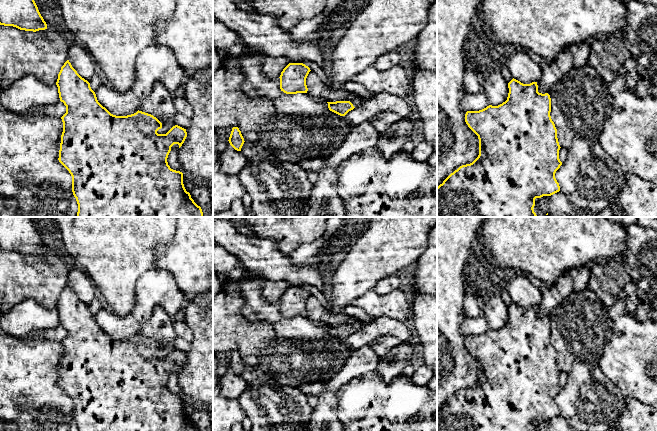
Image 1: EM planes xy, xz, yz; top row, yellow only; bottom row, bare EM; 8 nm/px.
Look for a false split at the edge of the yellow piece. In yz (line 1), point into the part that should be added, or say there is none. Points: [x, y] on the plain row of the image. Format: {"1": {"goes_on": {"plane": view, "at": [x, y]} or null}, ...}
{"1": {"goes_on": null}}

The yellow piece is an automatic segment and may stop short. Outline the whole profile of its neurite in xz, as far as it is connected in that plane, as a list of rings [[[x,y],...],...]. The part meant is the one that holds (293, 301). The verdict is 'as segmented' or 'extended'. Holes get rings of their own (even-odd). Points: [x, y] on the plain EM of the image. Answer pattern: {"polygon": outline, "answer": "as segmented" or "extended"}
{"polygon": [[[289,287],[279,301],[281,315],[286,318],[307,317],[306,302],[310,295],[303,287]]], "answer": "as segmented"}

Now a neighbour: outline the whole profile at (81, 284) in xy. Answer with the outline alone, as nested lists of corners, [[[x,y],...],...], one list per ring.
[[[80,267],[68,270],[68,284],[77,297],[88,306],[98,296],[91,278]]]

